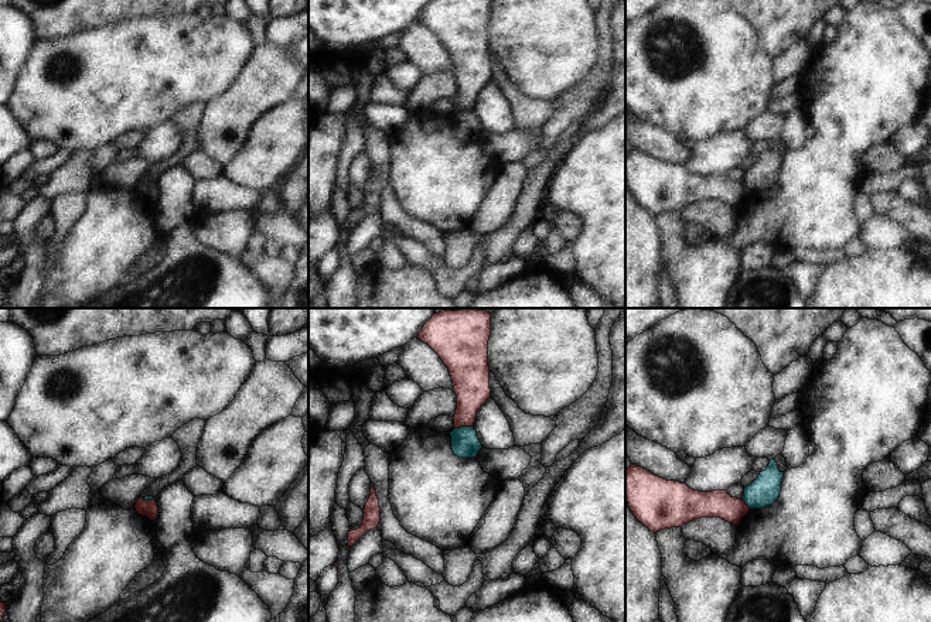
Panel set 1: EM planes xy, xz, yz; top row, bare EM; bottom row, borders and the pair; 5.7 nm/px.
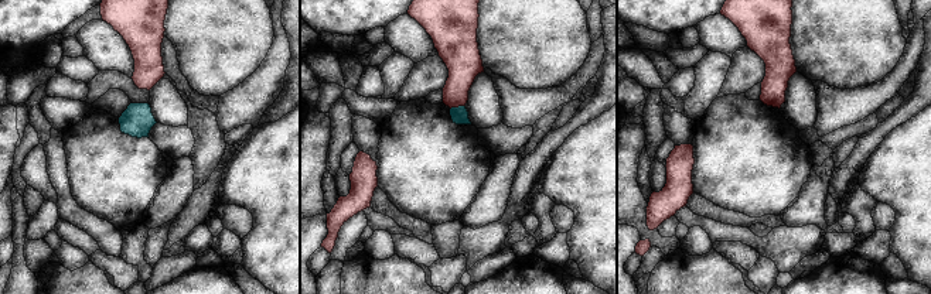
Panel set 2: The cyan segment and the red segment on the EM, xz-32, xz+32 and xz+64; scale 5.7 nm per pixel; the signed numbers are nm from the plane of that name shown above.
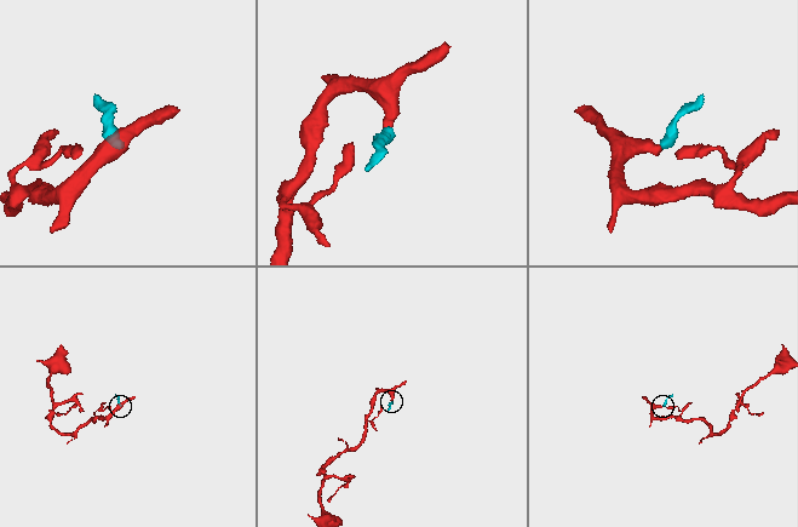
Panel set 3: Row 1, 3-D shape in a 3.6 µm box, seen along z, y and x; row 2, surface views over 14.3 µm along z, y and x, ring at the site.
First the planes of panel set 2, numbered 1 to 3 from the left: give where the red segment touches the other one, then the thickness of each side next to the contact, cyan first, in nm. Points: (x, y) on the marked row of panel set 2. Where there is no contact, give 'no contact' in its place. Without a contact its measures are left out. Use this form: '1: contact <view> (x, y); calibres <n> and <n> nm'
1: no contact
2: contact xz+32 (459, 106); calibres 100 and 190 nm
3: no contact

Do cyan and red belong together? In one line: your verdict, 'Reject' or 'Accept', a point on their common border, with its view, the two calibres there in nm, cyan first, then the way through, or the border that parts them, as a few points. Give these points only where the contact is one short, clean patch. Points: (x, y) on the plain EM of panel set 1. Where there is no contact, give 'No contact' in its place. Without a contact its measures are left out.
Reject. Touches cyan at xz (463, 110). Thickness 160 nm (cyan) against 200 nm. Boundary: xz (471, 109), (454, 112).

